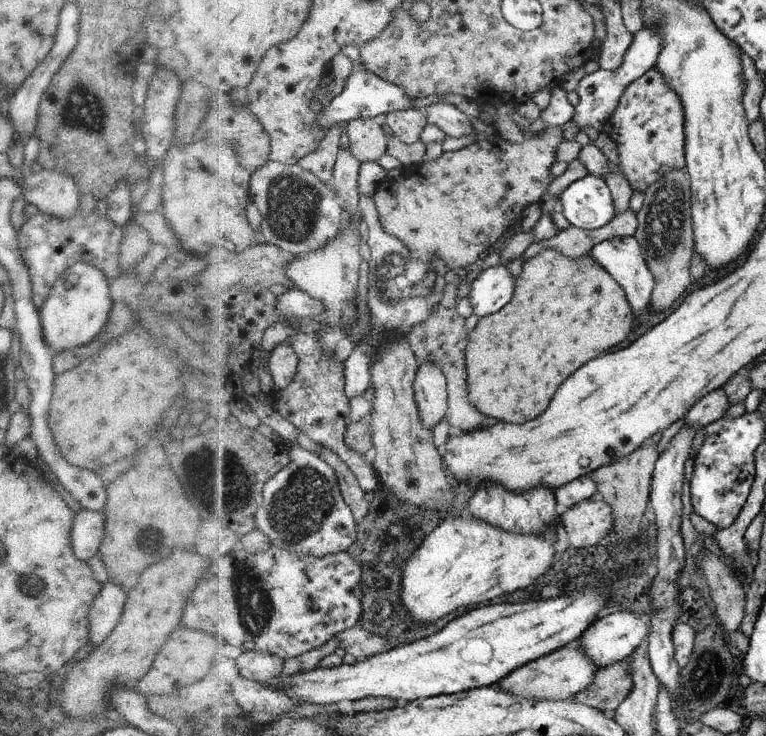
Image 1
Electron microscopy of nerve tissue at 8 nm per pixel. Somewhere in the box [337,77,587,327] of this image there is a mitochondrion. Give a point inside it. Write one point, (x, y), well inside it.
(400, 284)

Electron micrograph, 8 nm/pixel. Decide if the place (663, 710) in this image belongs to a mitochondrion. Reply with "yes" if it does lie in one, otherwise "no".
no

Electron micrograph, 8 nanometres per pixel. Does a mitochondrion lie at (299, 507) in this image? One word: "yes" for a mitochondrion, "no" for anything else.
yes

